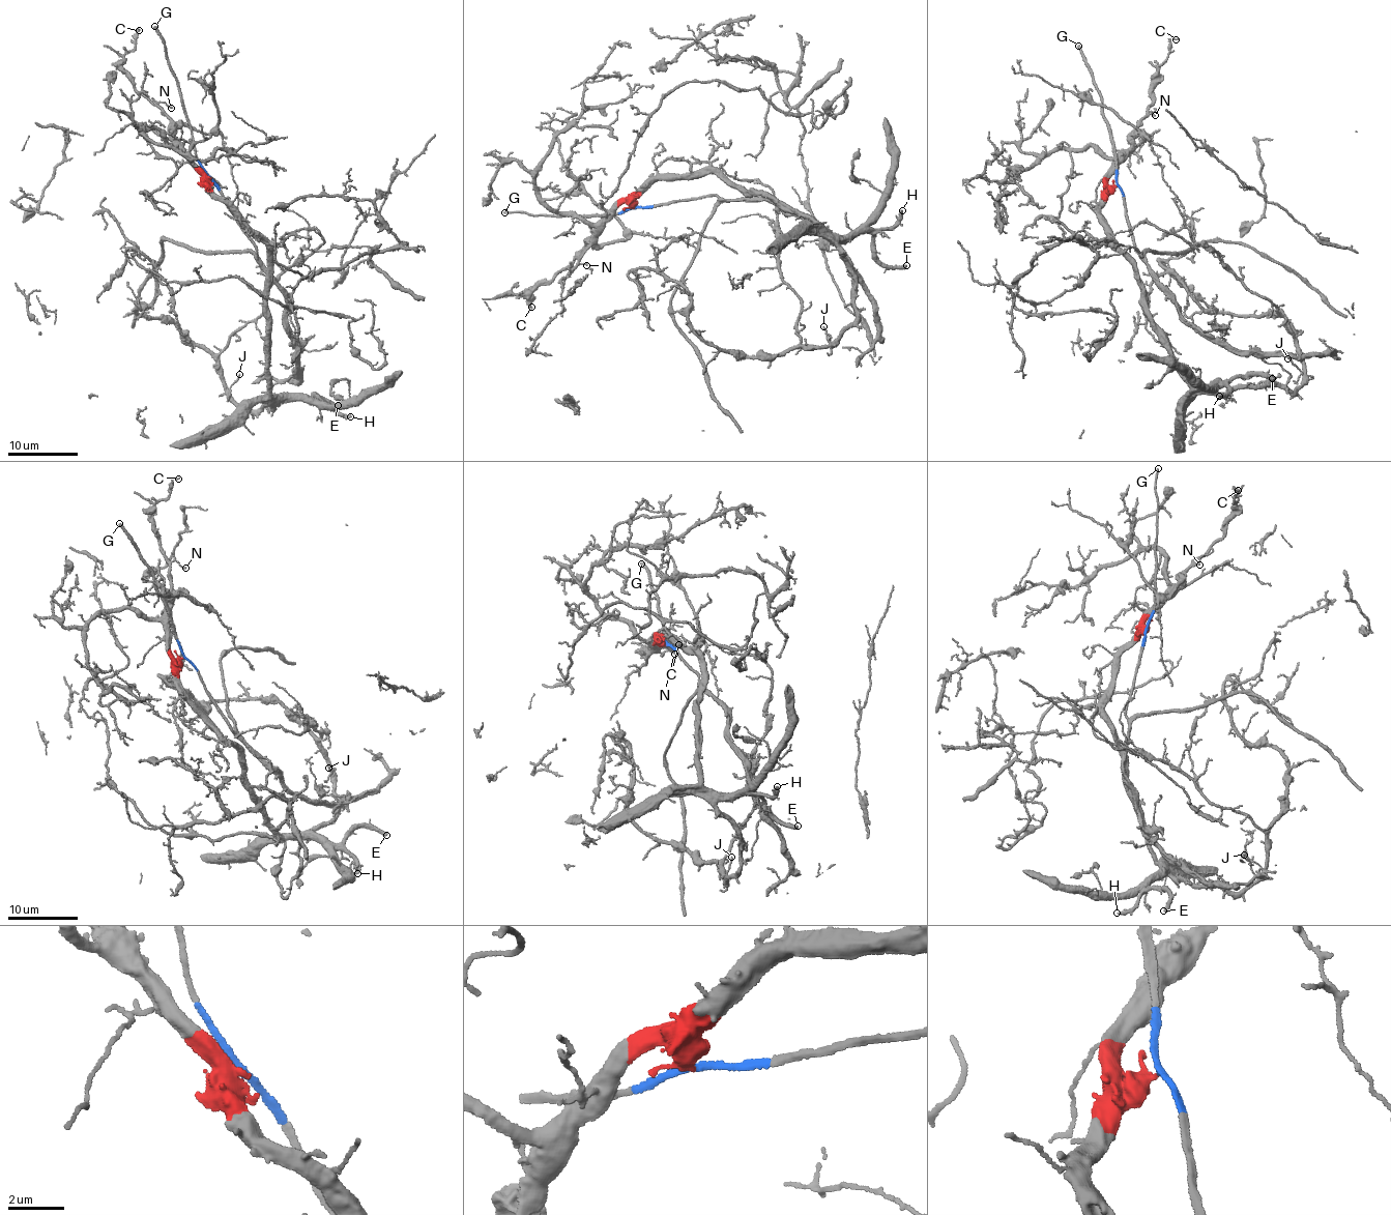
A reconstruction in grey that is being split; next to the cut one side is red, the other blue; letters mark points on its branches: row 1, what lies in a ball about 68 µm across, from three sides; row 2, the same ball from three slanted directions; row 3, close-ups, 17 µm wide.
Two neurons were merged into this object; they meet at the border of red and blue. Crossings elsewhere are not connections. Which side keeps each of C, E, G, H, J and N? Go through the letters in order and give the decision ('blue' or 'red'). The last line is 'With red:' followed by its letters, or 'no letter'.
C: red
E: red
G: blue
H: red
J: red
N: red
With red: C, E, H, J, N

